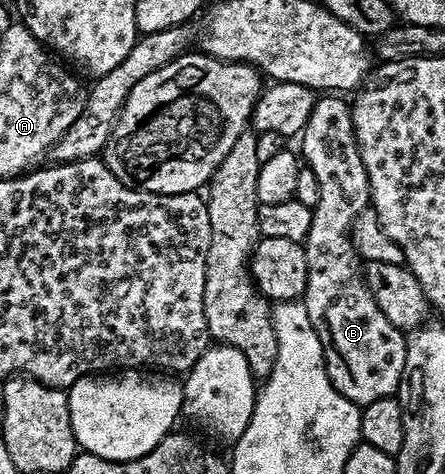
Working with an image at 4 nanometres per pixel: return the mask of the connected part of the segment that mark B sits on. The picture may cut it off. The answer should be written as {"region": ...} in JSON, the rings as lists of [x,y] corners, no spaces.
{"region":[[[336,93],[321,94],[298,136],[298,142],[299,154],[307,170],[318,177],[320,190],[320,200],[312,213],[310,233],[306,233],[302,244],[306,253],[306,289],[302,301],[306,305],[306,313],[310,313],[310,325],[314,325],[318,341],[322,341],[326,373],[334,389],[338,389],[338,393],[342,393],[342,397],[346,397],[351,403],[363,405],[379,399],[393,398],[400,390],[408,340],[405,332],[390,325],[390,321],[386,321],[386,313],[378,309],[378,301],[374,301],[370,289],[364,283],[361,256],[352,244],[354,221],[370,205],[370,185],[354,133],[349,100]]]}

